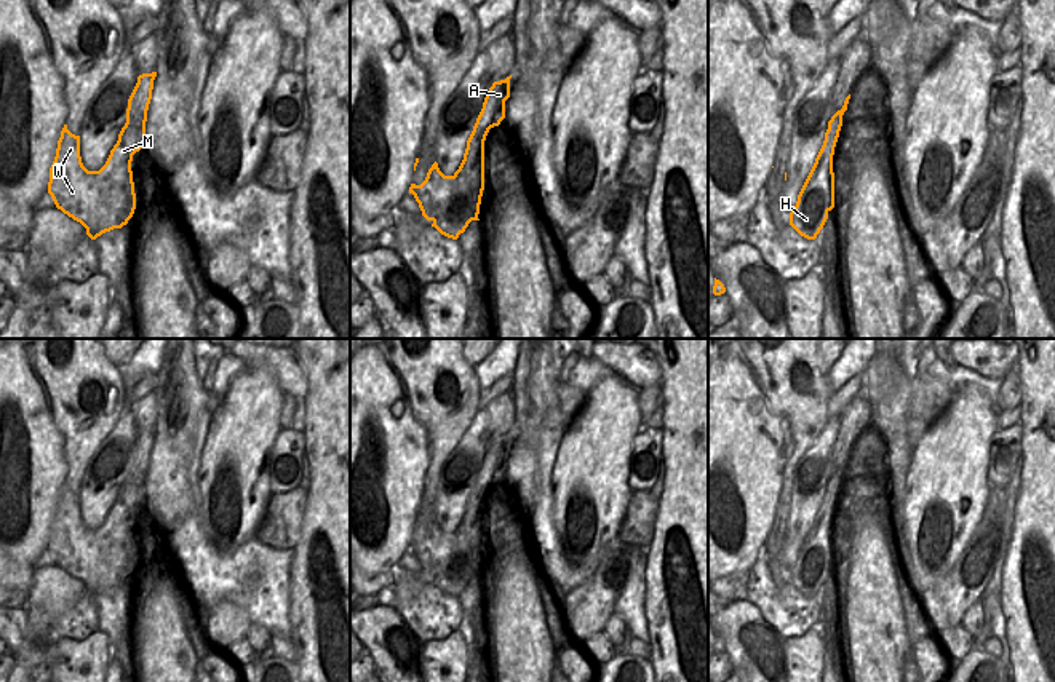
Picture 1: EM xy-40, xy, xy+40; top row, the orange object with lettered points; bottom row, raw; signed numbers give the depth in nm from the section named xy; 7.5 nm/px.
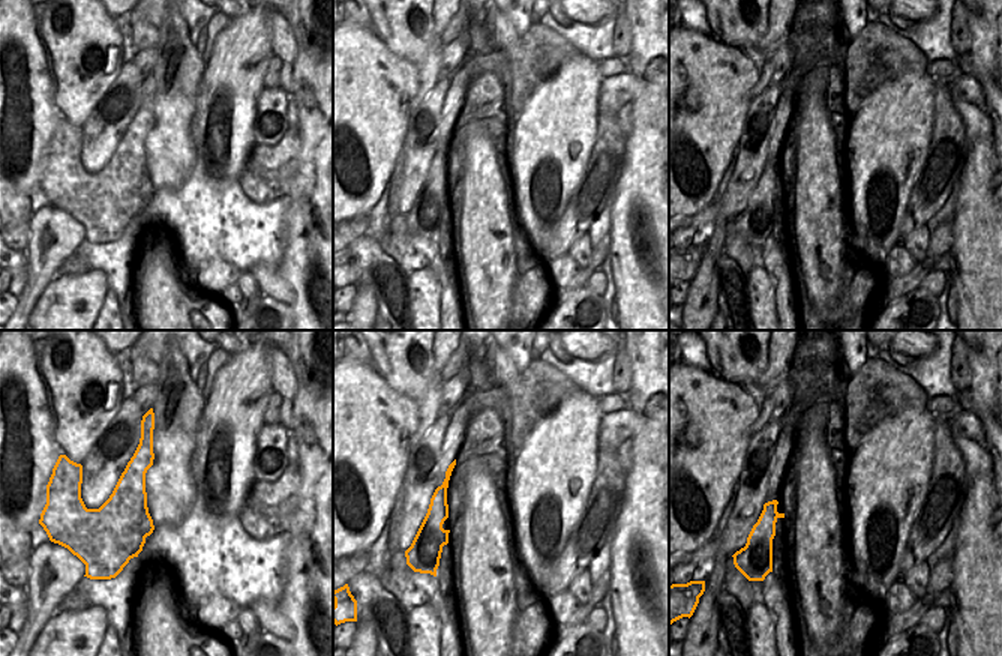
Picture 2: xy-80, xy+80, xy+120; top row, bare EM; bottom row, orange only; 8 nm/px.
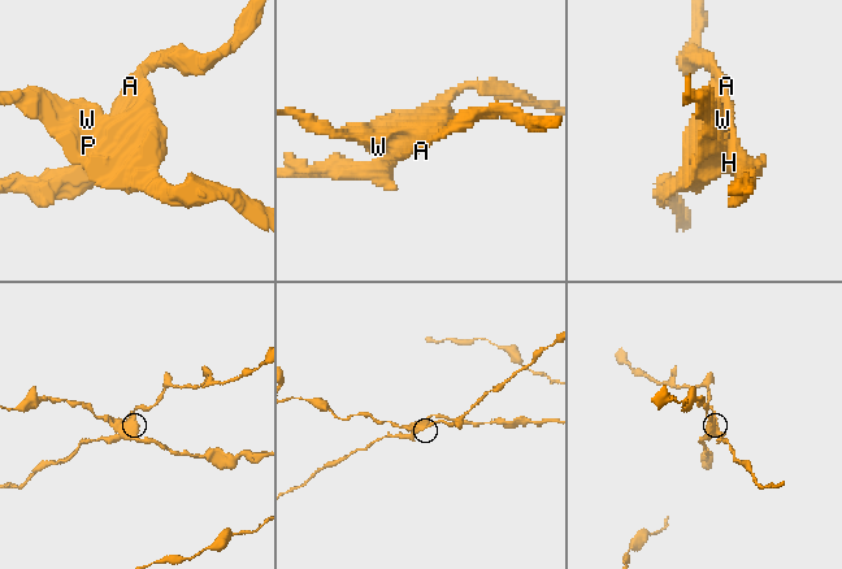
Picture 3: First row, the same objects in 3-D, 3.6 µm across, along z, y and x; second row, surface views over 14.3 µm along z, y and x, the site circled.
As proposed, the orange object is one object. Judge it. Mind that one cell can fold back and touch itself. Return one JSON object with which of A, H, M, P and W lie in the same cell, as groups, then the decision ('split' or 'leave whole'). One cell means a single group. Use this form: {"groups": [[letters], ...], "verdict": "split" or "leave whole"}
{"groups": [["A", "H"], ["M", "P", "W"]], "verdict": "split"}

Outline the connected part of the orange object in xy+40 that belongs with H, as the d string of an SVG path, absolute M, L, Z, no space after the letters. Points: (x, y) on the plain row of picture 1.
M850 452L846 455L842 466L838 468L828 479L823 503L798 553L796 564L790 570L790 583L807 597L817 596L828 577L828 570L834 565L834 551L825 551L818 545L817 533L825 525L830 502L839 494L842 473L847 468L849 457Z

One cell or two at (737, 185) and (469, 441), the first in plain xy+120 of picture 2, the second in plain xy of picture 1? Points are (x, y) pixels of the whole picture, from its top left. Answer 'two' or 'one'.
one

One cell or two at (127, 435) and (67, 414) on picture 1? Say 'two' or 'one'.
two

